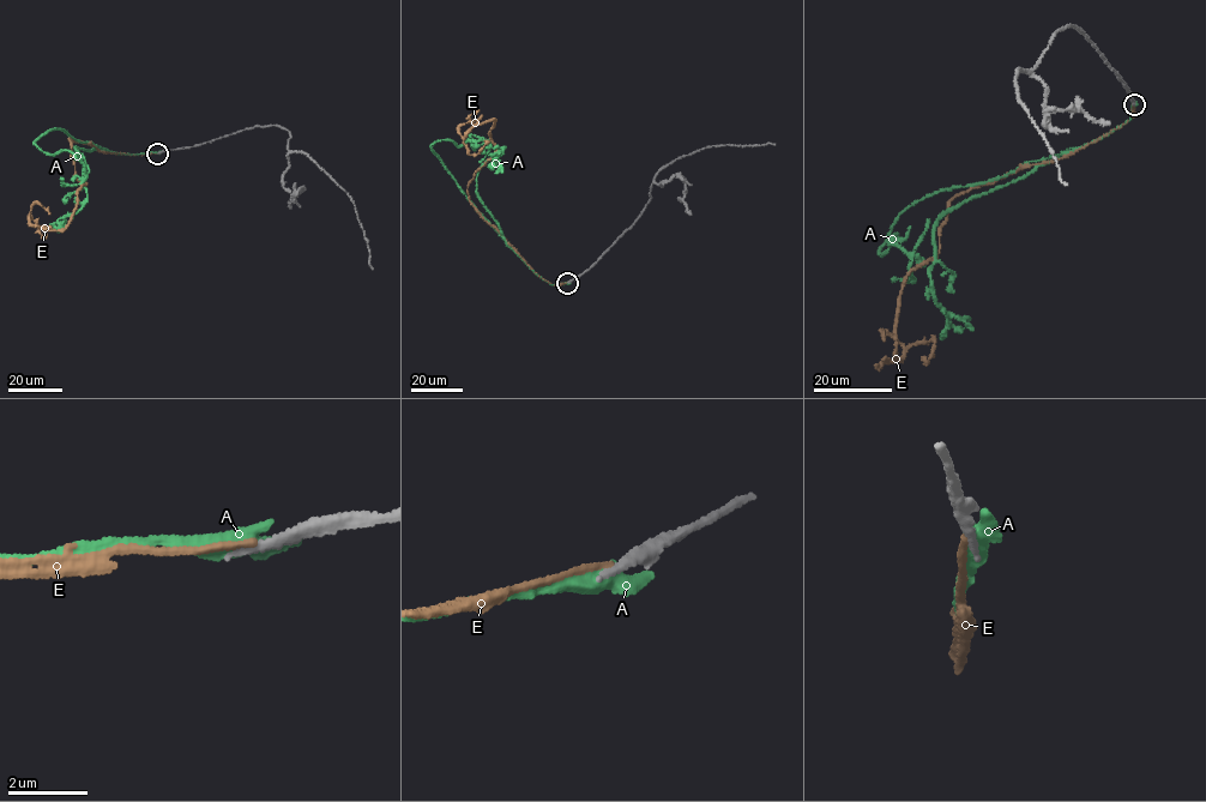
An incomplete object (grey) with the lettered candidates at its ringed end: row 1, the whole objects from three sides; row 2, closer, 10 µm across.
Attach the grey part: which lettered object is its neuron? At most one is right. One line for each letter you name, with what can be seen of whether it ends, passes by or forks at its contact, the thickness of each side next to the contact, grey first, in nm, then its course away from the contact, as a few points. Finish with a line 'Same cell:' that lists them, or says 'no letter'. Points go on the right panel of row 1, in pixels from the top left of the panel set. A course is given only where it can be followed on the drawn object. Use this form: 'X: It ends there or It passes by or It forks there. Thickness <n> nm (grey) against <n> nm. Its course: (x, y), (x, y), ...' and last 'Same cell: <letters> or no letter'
Same cell: no letter

